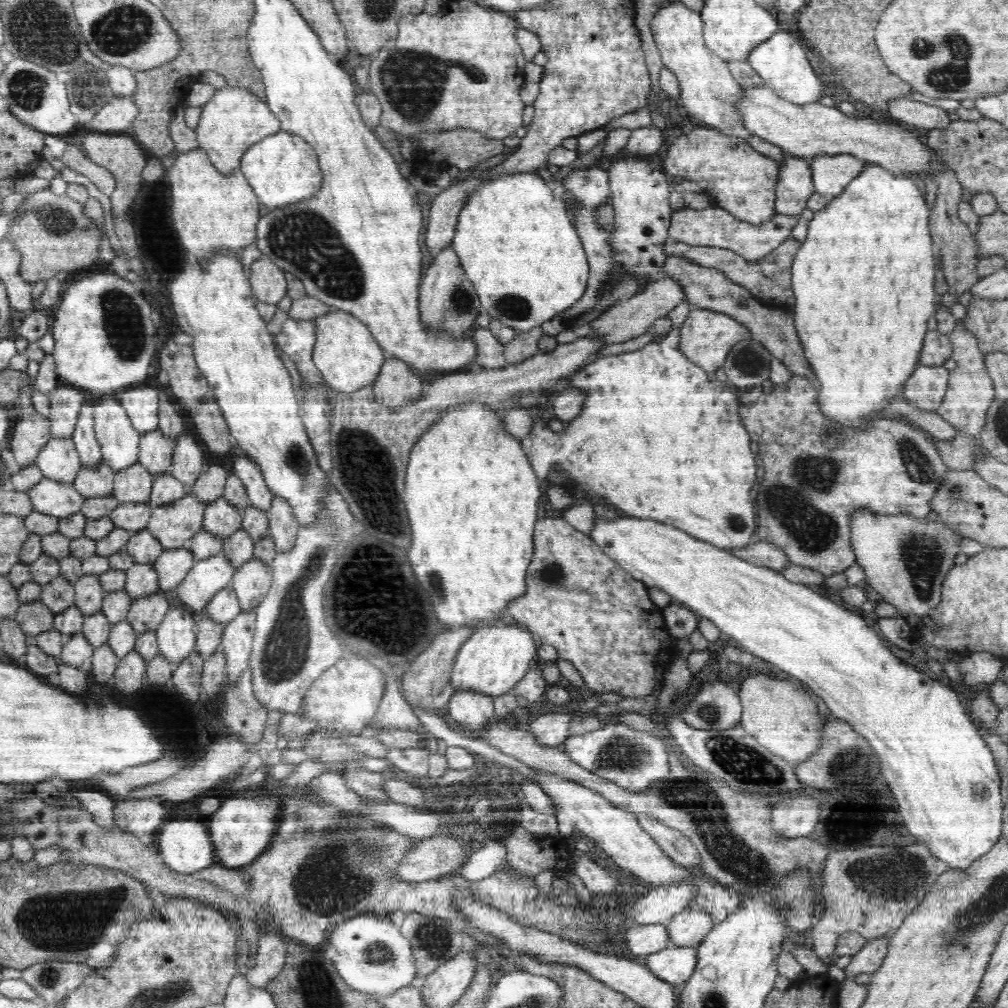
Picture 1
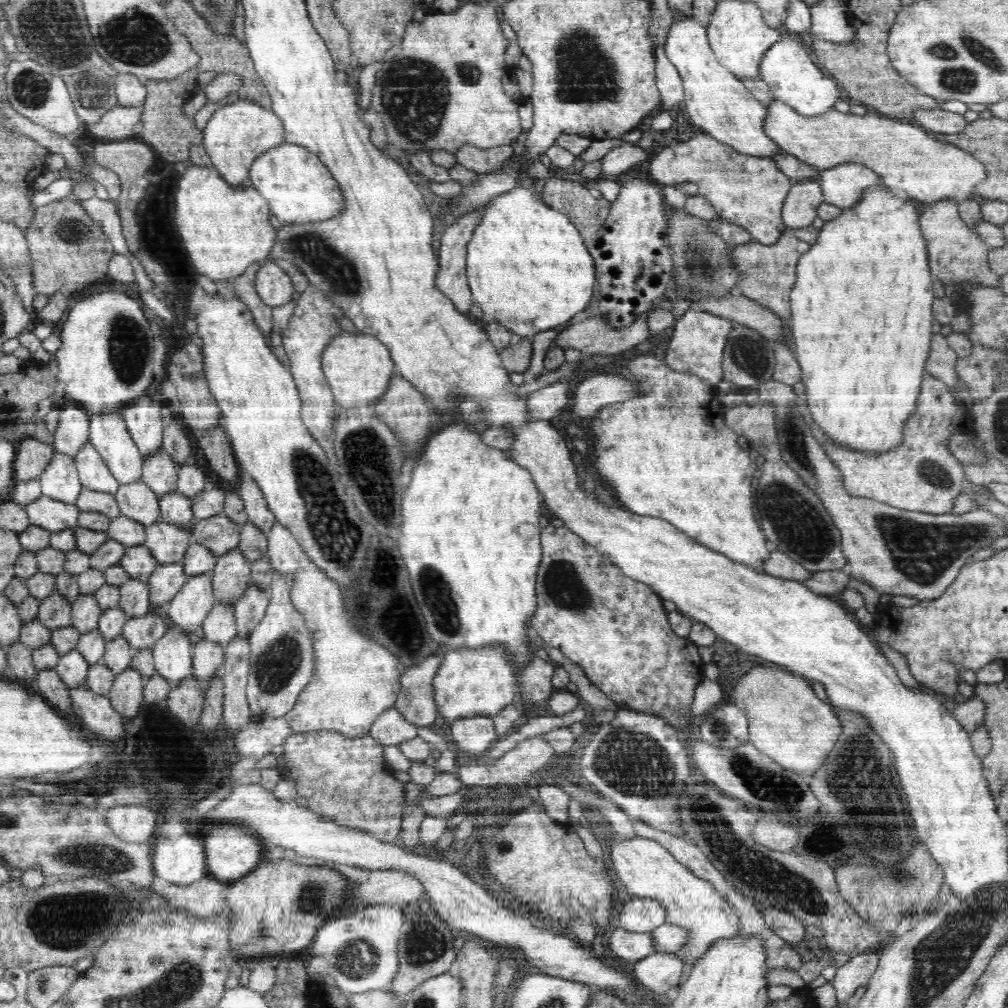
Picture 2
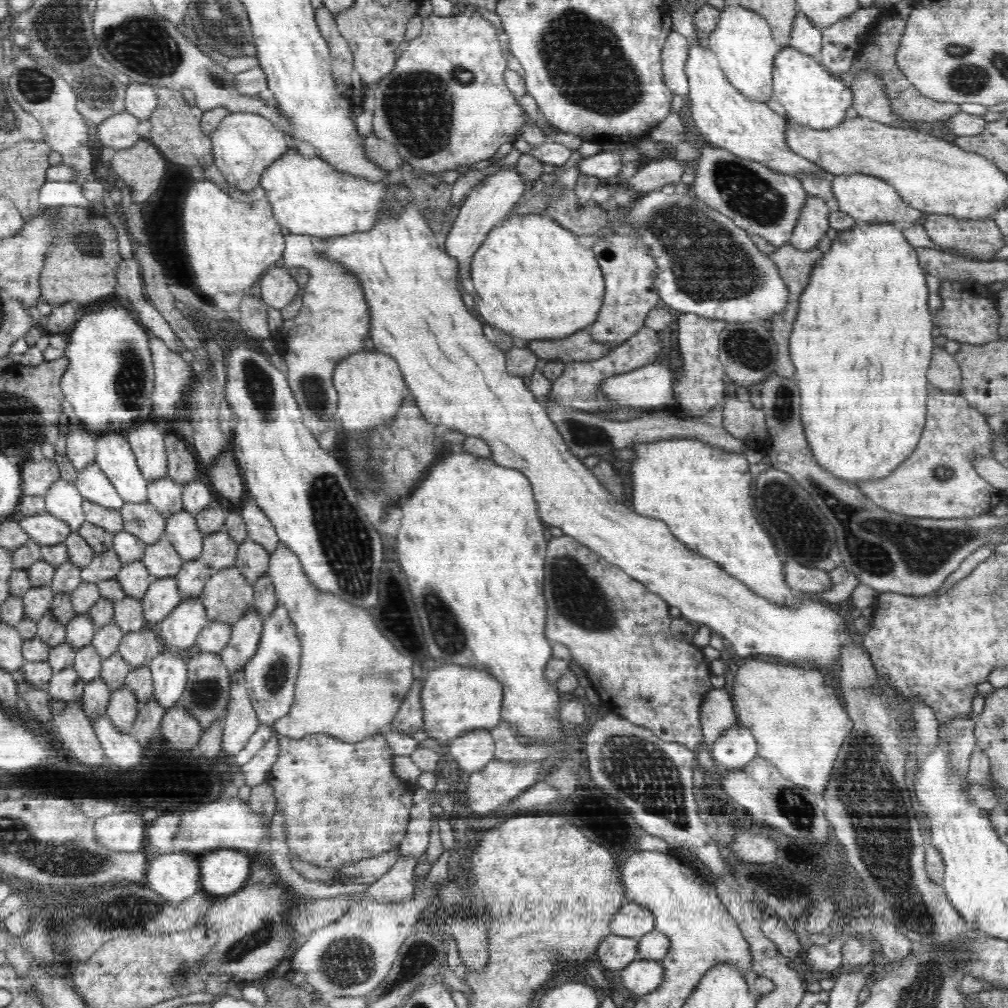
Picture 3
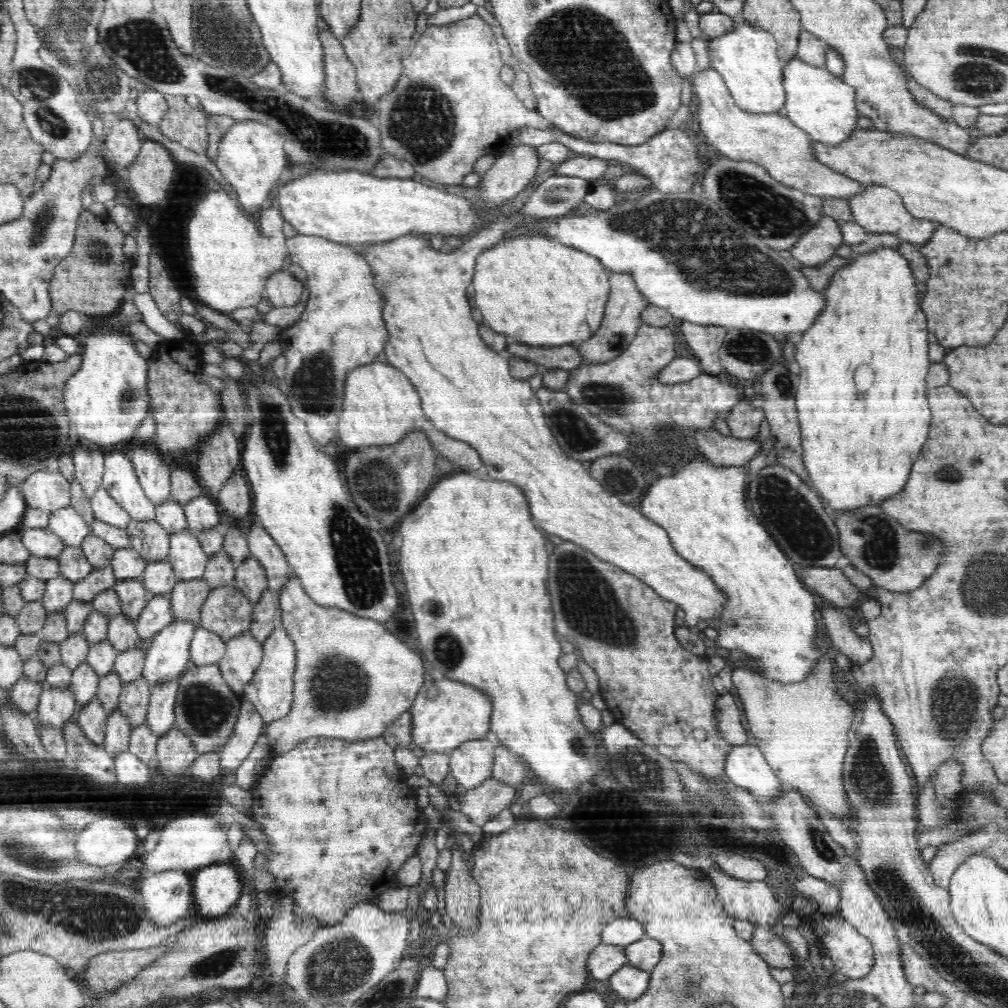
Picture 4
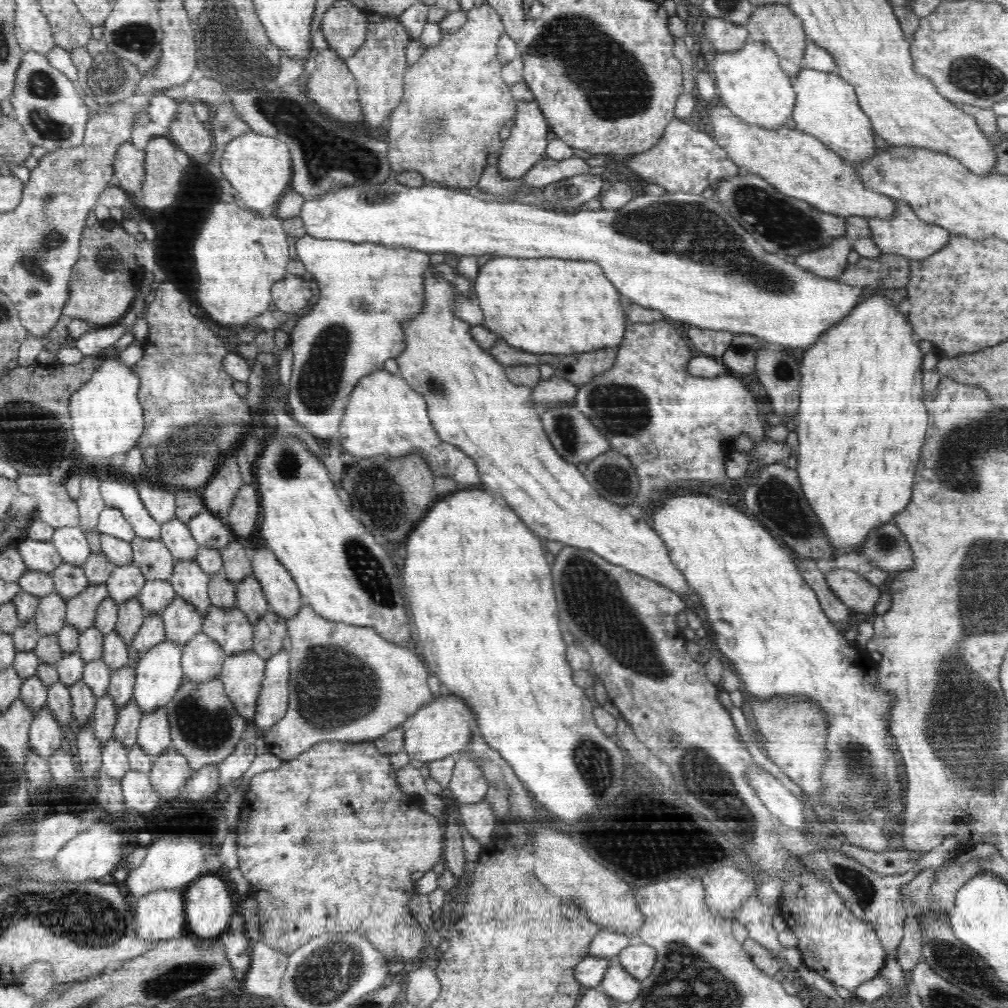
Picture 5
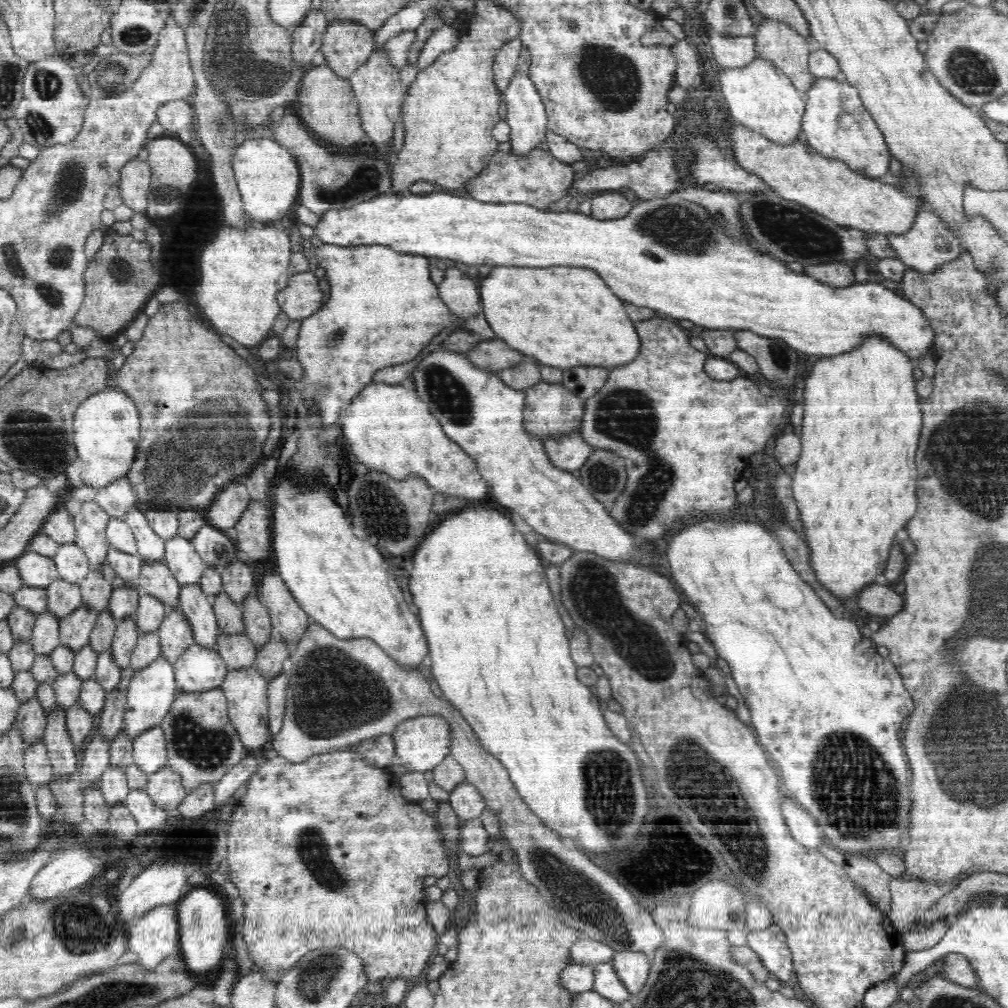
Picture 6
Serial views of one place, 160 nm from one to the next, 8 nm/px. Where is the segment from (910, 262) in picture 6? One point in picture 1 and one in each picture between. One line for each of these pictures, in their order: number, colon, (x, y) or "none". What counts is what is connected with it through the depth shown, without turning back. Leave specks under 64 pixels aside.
1: (832, 175)
2: (843, 186)
3: (865, 198)
4: (879, 210)
5: (905, 234)

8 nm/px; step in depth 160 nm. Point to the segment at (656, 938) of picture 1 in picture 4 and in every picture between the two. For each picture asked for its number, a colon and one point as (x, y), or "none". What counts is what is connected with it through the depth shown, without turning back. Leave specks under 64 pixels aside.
2: (633, 946)
3: (614, 951)
4: (605, 959)

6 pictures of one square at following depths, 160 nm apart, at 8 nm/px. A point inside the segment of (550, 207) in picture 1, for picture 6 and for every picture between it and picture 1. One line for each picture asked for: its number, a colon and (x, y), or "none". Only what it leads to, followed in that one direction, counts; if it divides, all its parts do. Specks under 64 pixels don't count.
2: (527, 267)
3: (532, 278)
4: (536, 292)
5: (551, 306)
6: (565, 317)

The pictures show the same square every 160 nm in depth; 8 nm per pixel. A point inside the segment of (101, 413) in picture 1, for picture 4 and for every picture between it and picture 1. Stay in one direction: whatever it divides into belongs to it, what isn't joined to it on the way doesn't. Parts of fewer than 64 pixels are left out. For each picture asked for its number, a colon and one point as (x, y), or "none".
2: (108, 433)
3: (114, 456)
4: (120, 480)

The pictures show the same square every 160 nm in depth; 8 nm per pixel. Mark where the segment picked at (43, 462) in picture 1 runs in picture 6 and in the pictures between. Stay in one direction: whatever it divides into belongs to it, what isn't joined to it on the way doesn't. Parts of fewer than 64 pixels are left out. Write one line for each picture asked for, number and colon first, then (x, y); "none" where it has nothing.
2: (59, 482)
3: (64, 501)
4: (68, 524)
5: (71, 544)
6: (72, 564)

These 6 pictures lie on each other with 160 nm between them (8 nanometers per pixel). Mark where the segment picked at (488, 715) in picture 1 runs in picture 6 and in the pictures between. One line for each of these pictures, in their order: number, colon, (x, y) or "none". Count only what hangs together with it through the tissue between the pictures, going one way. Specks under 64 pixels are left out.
2: (473, 736)
3: (473, 750)
4: (471, 763)
5: (467, 785)
6: (467, 804)

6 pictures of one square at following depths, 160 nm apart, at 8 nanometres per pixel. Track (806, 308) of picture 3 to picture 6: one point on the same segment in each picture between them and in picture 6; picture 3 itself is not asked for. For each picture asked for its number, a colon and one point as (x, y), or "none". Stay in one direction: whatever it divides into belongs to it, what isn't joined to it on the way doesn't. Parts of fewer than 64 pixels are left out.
4: (858, 447)
5: (861, 422)
6: (855, 484)

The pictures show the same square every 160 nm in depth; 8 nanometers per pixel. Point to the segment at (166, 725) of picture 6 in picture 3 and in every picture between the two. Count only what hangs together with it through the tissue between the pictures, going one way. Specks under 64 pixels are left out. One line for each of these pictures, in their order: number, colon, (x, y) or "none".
3: (206, 697)
4: (206, 710)
5: (205, 727)

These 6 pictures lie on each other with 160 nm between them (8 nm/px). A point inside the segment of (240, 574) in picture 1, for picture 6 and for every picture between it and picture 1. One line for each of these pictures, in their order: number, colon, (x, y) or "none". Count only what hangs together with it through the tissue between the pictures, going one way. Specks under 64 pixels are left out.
2: (250, 608)
3: (246, 631)
4: (244, 653)
5: (242, 673)
6: (246, 690)

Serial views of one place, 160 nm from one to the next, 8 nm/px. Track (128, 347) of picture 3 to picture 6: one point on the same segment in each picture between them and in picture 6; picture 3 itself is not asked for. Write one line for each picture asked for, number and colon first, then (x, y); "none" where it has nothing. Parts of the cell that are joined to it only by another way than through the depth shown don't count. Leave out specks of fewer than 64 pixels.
4: (107, 399)
5: (108, 420)
6: (107, 427)

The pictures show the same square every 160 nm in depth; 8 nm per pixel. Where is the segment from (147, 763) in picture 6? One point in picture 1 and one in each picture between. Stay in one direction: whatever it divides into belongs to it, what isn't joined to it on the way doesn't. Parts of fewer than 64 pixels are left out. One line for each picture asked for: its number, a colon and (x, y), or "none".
1: (175, 634)
2: (172, 653)
3: (169, 672)
4: (160, 717)
5: (154, 736)

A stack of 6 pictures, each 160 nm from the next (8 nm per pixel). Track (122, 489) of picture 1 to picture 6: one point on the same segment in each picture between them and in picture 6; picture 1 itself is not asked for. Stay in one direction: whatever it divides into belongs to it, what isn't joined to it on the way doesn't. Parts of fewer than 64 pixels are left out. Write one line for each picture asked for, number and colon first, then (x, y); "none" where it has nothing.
2: (137, 501)
3: (142, 520)
4: (152, 543)
5: (153, 558)
6: (156, 580)

